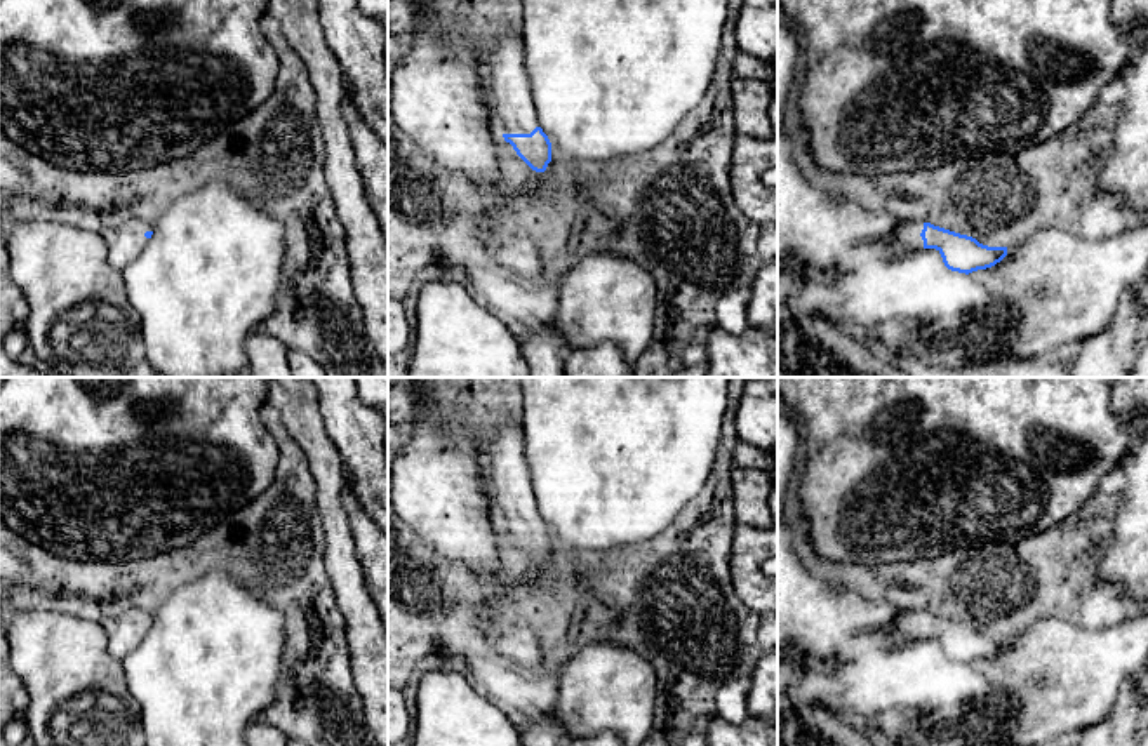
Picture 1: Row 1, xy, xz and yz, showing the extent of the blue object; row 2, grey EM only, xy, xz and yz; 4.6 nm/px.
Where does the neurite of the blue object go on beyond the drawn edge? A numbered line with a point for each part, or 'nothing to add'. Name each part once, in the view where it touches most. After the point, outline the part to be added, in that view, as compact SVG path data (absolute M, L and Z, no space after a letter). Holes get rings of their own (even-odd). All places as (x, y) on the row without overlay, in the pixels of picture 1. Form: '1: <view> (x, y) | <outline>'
1: xz (508, 468) | M504 424L489 445L491 476L503 523L531 523L539 516L525 457L524 430Z

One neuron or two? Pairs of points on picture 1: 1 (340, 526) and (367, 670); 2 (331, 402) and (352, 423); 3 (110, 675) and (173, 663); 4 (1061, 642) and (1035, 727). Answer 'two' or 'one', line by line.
1: one
2: one
3: two
4: one

